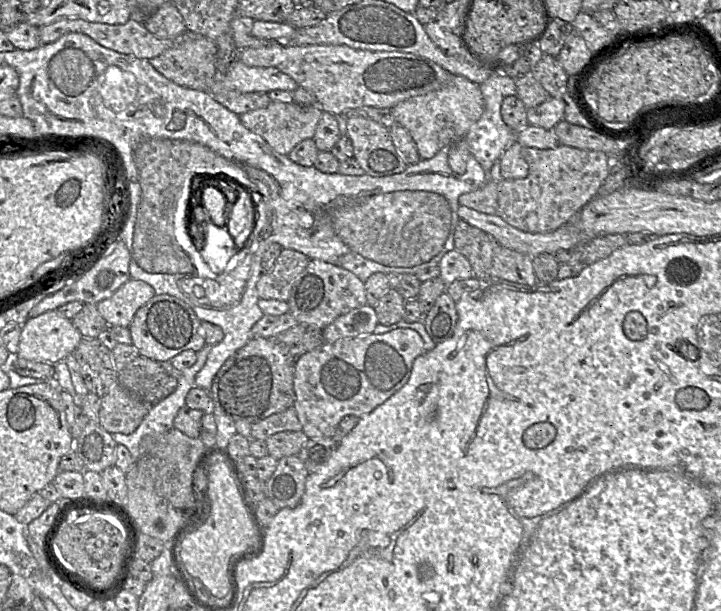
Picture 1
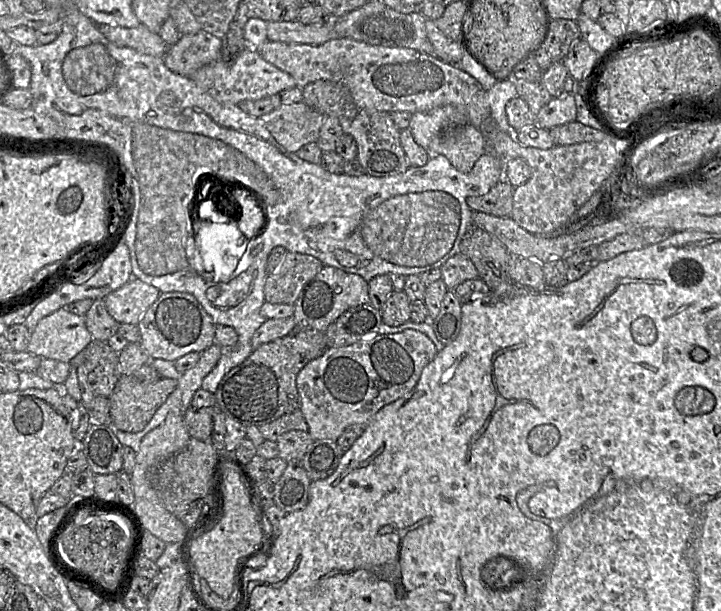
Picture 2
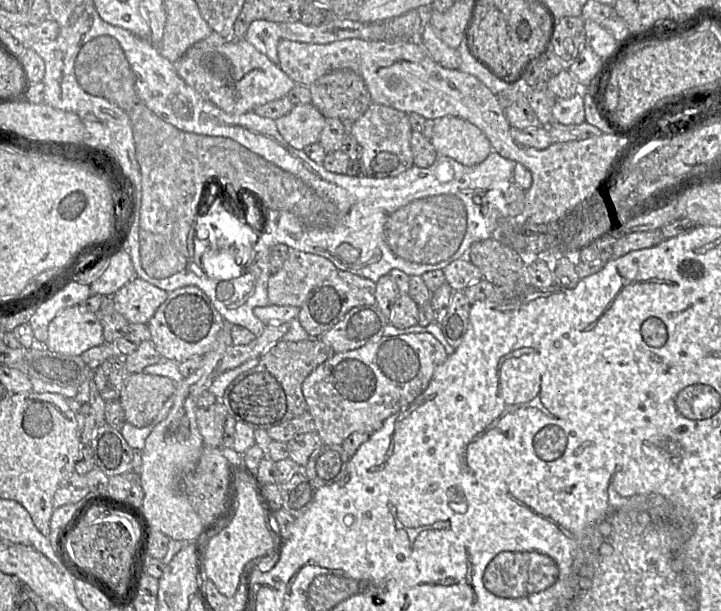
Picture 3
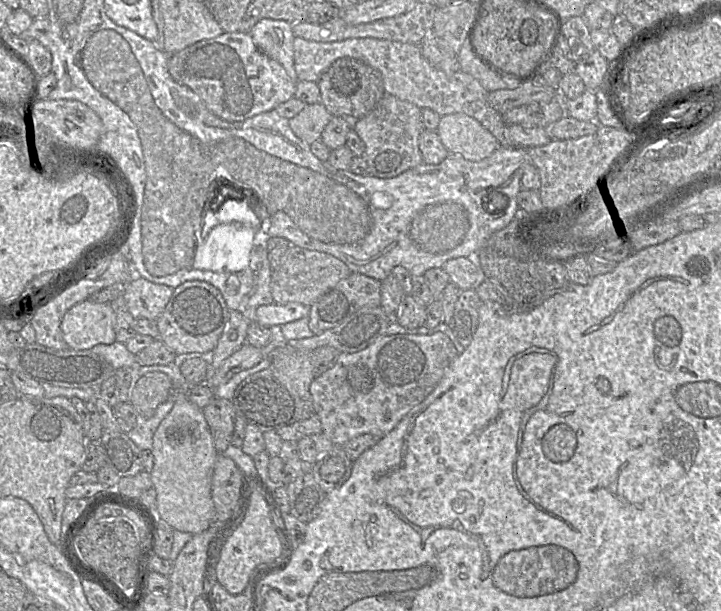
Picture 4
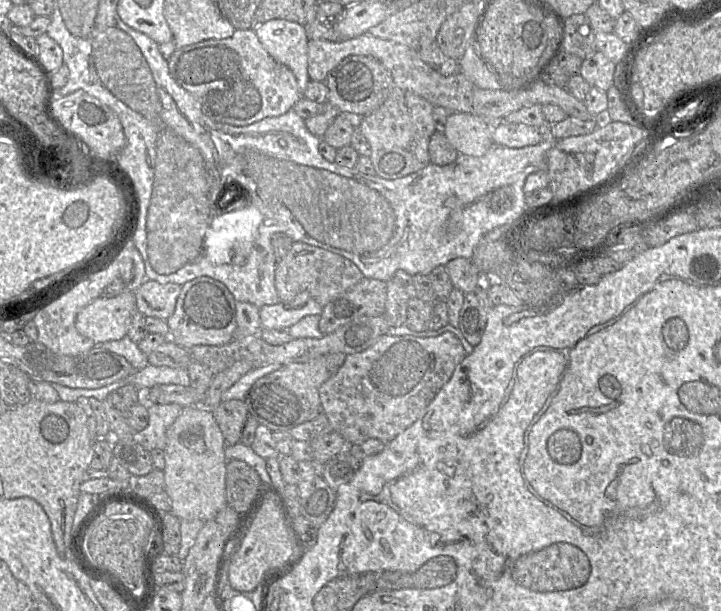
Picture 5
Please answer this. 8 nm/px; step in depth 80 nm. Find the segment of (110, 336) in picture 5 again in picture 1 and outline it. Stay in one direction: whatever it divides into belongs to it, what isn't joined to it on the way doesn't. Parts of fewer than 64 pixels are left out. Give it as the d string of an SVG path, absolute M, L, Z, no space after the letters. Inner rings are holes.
M57 310L47 311L37 317L29 318L23 325L16 357L54 365L71 355L82 338L71 320L61 316Z

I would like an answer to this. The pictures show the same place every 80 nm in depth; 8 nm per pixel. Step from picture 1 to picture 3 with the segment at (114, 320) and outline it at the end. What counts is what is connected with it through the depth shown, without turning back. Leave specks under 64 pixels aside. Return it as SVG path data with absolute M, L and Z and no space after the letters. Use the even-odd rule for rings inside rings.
M135 276L112 296L115 309L129 323L147 324L168 292Z

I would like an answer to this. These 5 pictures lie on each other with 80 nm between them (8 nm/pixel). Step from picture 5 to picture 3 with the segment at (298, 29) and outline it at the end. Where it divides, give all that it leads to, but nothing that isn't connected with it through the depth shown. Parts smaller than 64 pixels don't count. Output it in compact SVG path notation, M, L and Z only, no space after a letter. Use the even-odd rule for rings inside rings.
M267 20L253 21L248 27L245 39L278 65L277 46L281 40L279 23Z

